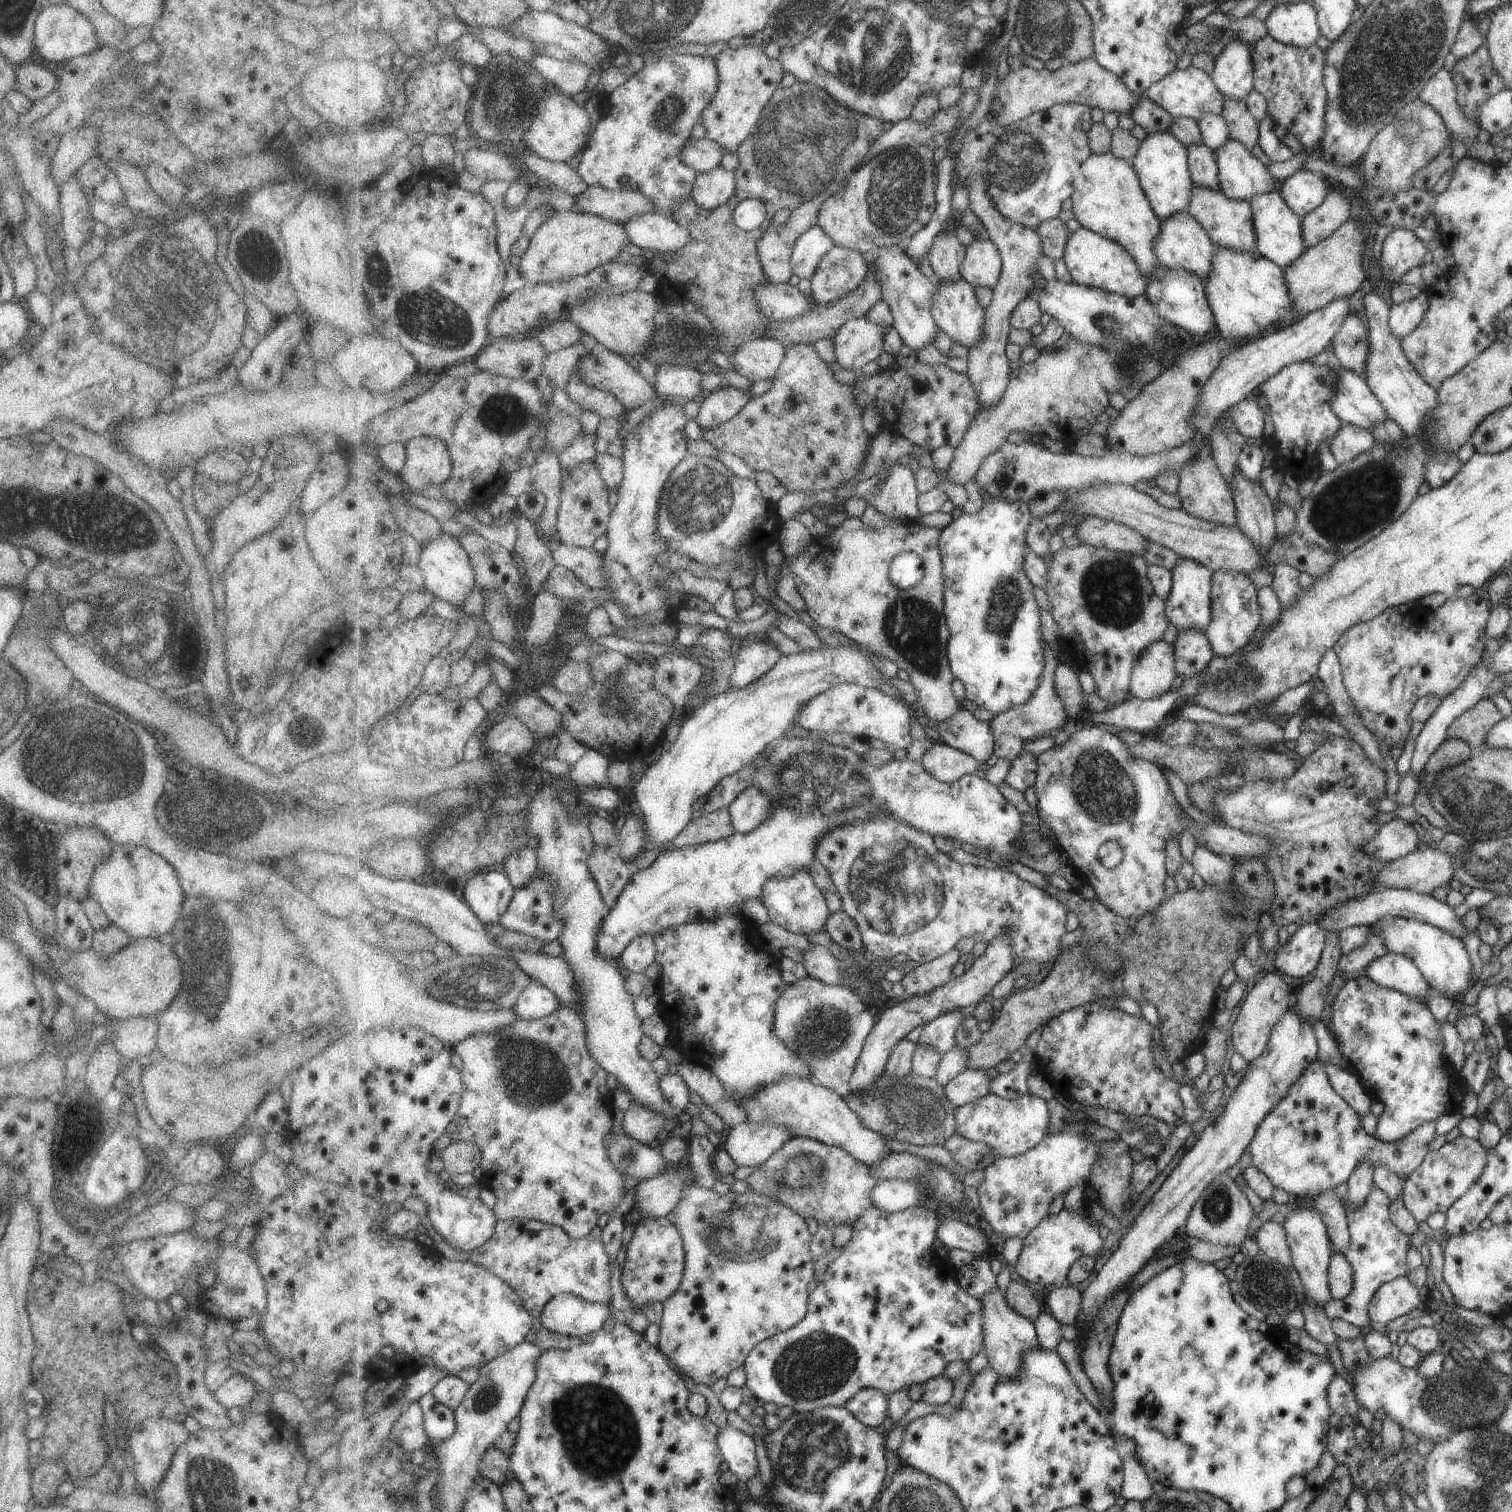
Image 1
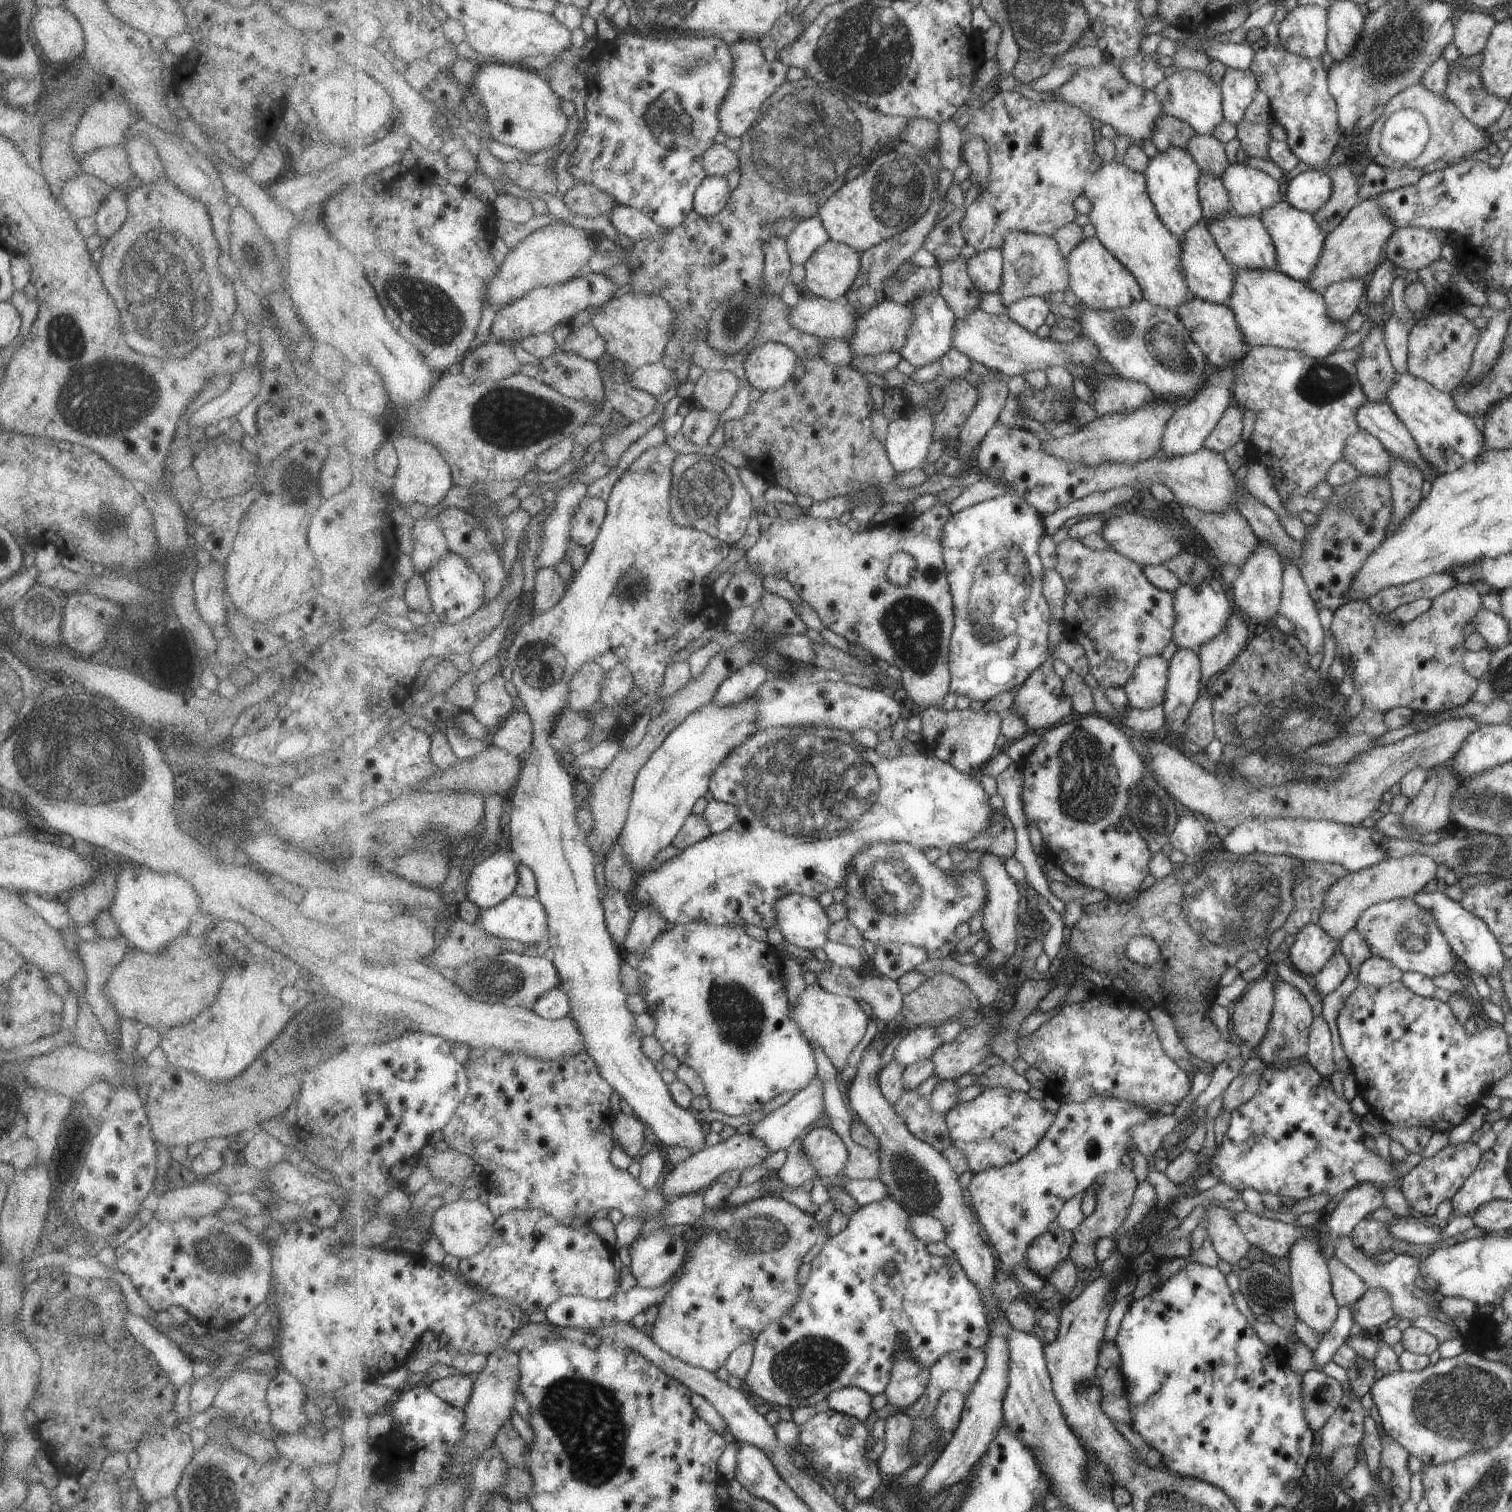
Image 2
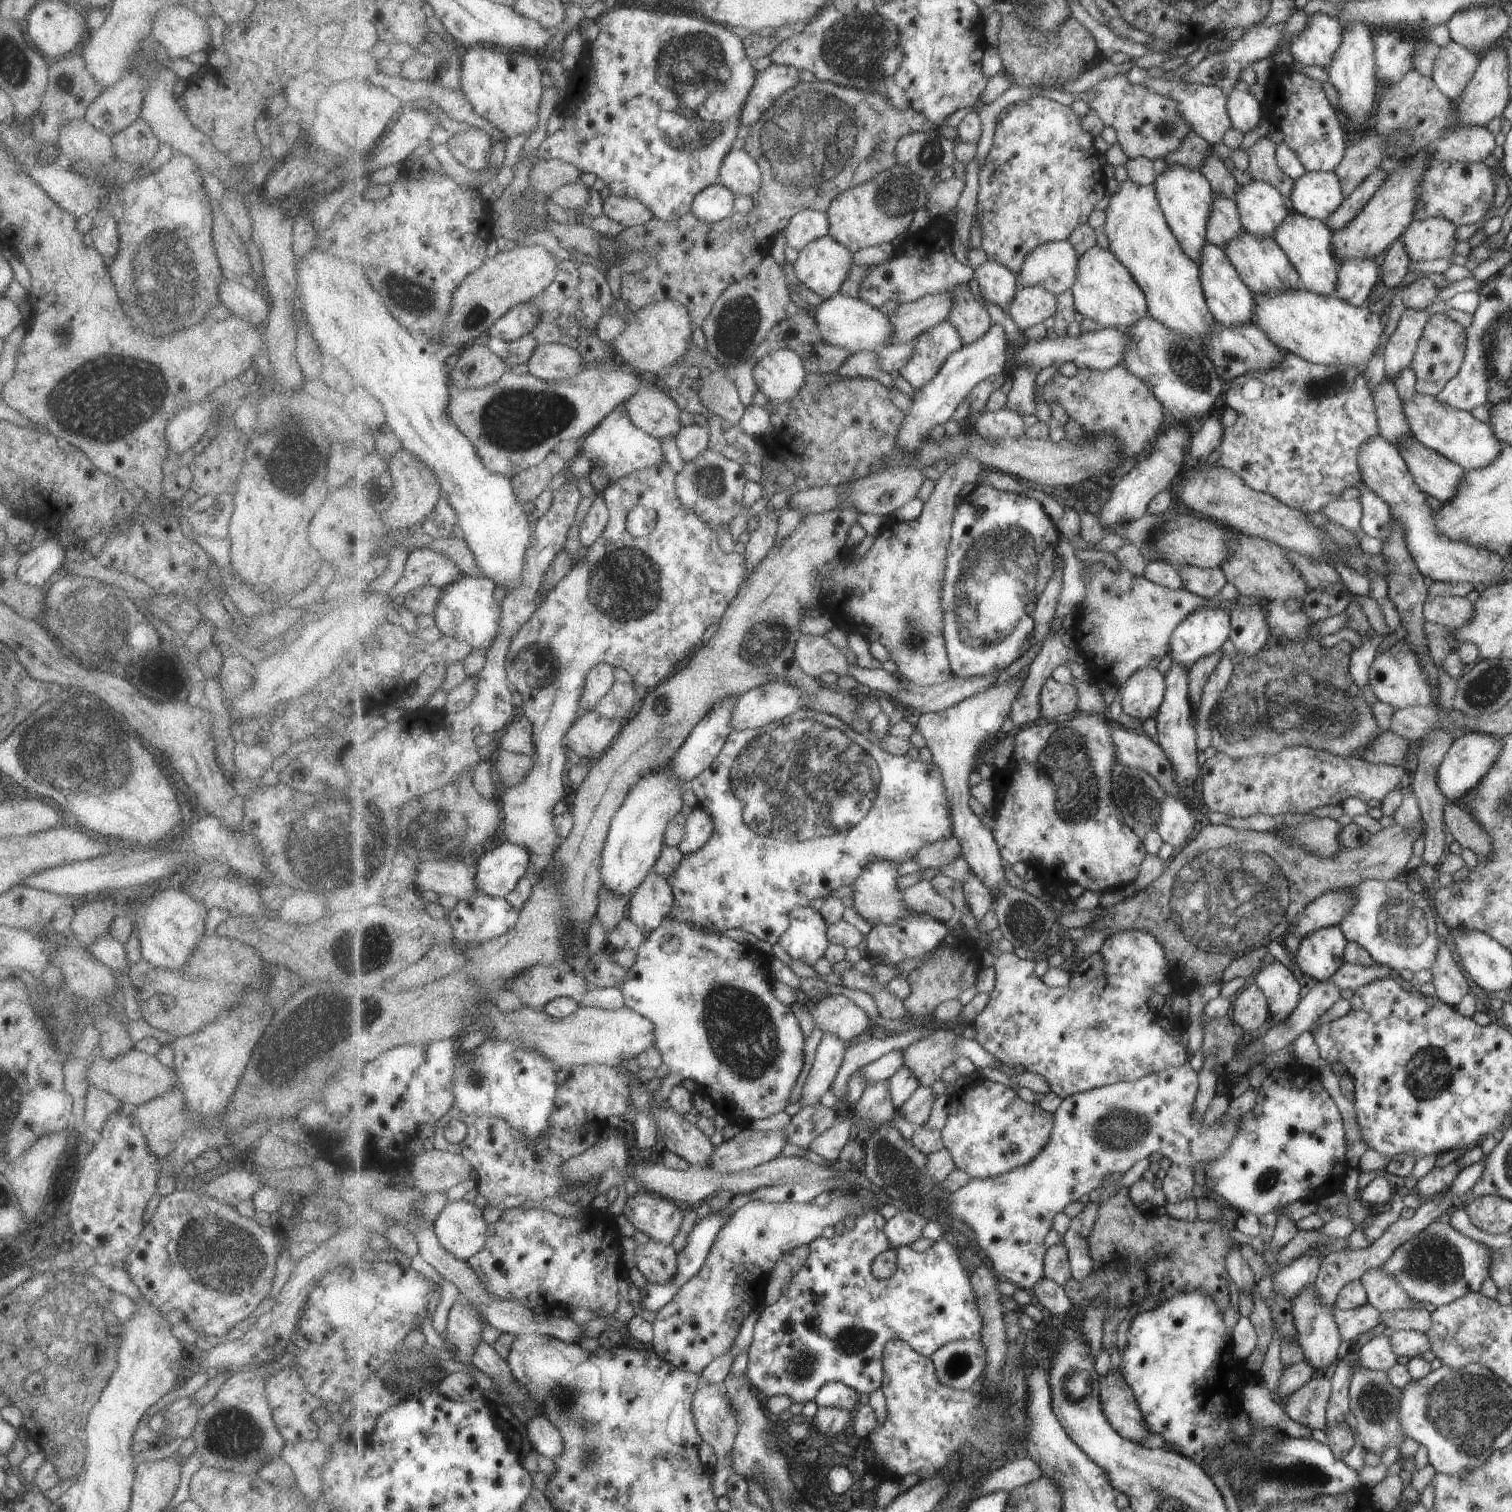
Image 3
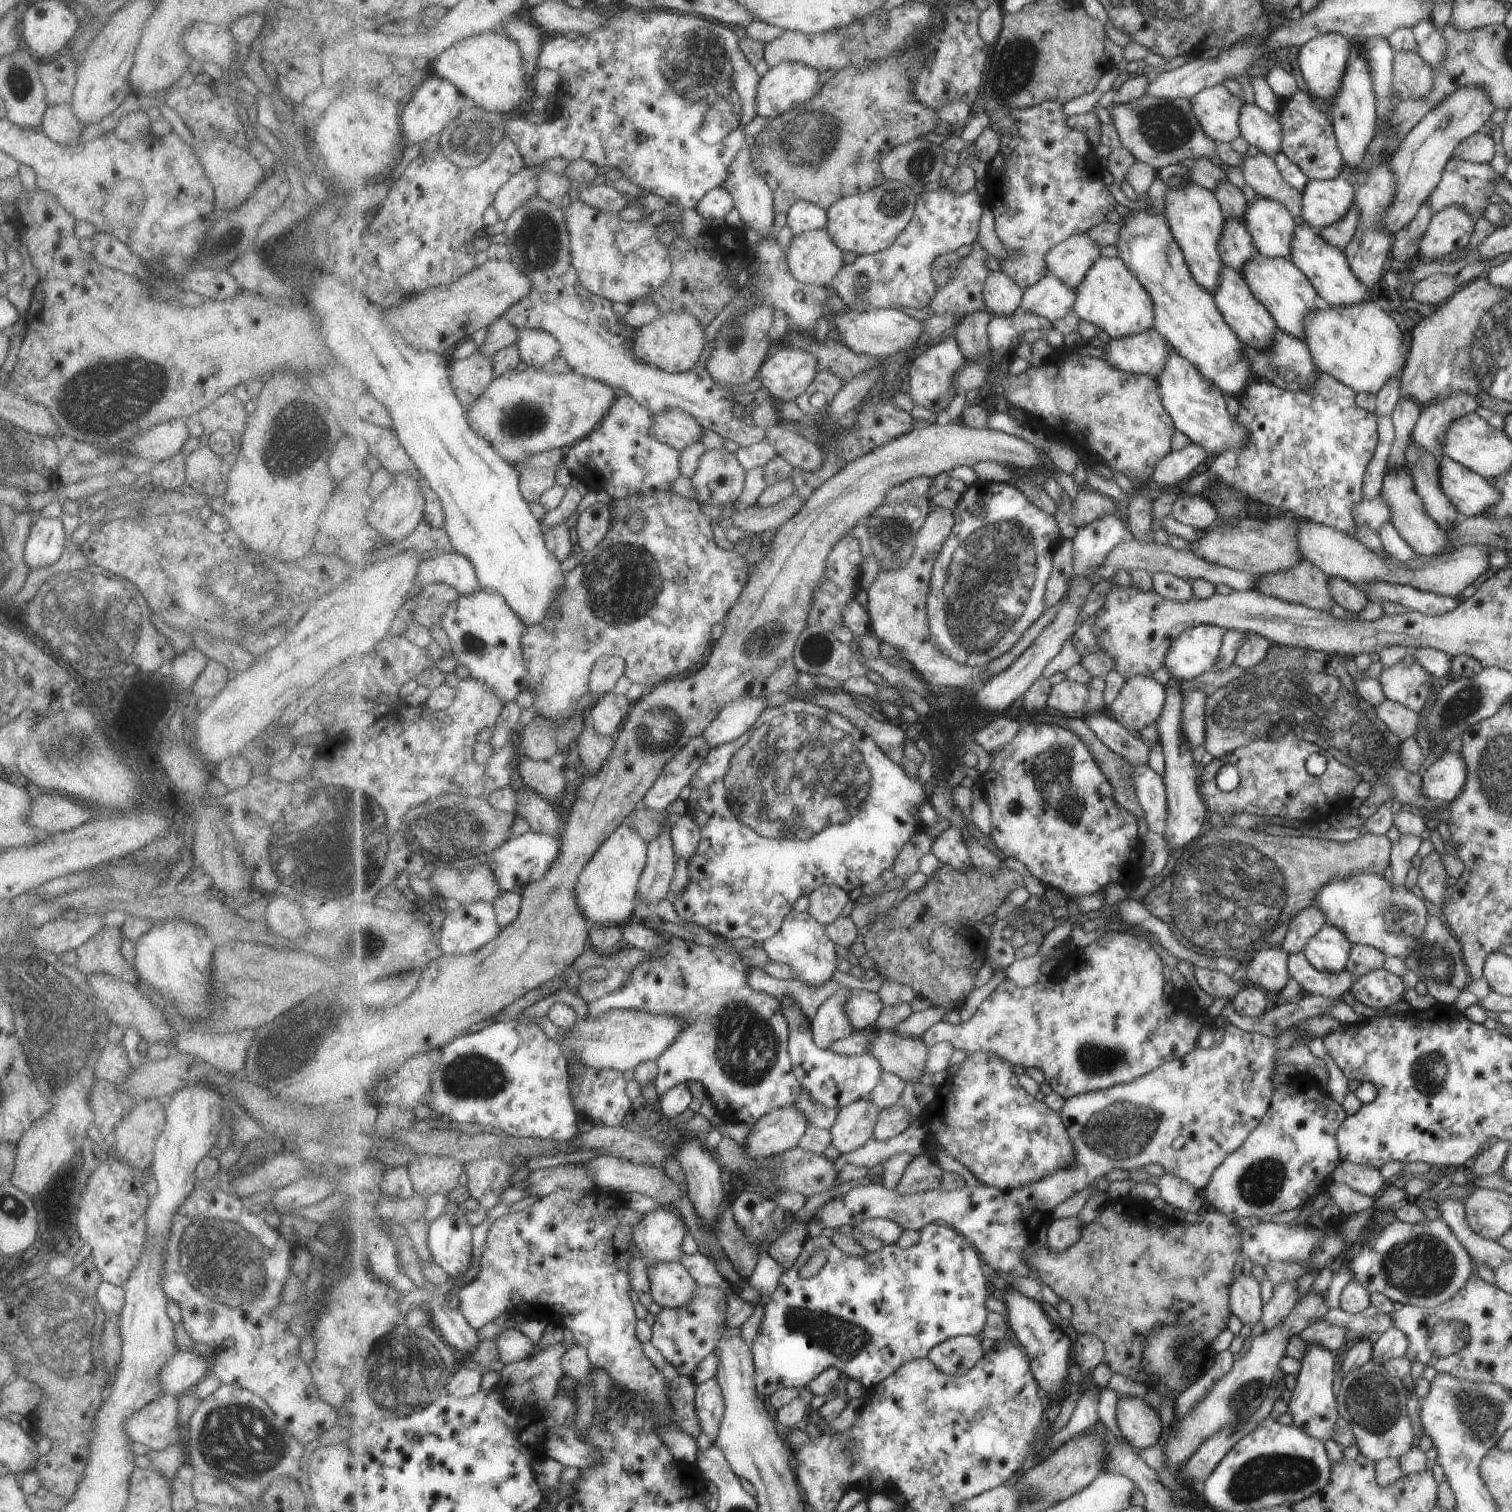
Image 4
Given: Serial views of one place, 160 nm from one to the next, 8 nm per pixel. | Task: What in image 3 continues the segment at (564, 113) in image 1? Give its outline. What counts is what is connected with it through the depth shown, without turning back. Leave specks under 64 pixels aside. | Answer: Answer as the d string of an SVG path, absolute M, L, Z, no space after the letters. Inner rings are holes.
M474 45L463 49L461 55L460 83L472 108L482 118L503 129L509 137L526 134L530 138L540 124L540 106L545 90L544 74L535 54Z

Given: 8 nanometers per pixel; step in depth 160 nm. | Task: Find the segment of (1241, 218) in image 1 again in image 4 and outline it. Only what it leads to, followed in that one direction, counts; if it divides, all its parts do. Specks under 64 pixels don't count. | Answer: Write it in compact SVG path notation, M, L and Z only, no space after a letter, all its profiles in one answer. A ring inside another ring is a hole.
M1256 252L1244 263L1242 274L1246 282L1248 282L1253 295L1273 315L1277 328L1302 341L1305 337L1305 320L1309 314L1320 308L1327 309L1330 307L1326 302L1320 300L1312 281L1290 258L1268 258Z

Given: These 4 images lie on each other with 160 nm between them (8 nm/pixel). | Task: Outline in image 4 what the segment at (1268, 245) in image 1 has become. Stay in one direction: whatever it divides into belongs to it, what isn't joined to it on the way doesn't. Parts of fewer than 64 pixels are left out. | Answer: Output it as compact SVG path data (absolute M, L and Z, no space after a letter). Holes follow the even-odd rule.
M1302 221L1296 224L1290 259L1312 281L1320 300L1330 307L1345 307L1368 299L1374 300L1369 288L1354 274L1343 249L1331 245L1317 230Z

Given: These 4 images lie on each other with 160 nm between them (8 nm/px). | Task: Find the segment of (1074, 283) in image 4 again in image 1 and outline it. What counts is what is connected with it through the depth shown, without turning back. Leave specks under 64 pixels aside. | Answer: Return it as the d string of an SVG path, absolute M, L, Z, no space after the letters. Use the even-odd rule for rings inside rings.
M976 175L971 179L968 188L971 190L973 212L986 226L990 238L1001 248L1005 267L1001 281L995 288L994 302L986 309L987 323L985 324L985 338L970 350L968 356L968 373L973 377L973 383L981 396L981 409L991 409L1001 403L1005 398L1008 387L1013 379L1012 366L1006 348L1010 346L1009 338L1013 329L1012 319L1018 305L1034 290L1036 285L1032 272L1038 271L1038 258L1045 254L1044 241L1041 234L1032 227L1022 223L1014 223L1004 216L989 193L988 181L982 175Z

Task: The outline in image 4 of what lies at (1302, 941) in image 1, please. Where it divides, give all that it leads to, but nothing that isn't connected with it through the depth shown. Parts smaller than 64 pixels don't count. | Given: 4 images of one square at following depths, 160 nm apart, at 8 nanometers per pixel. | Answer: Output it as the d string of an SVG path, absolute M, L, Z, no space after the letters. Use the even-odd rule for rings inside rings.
M1326 923L1306 943L1303 952L1314 968L1322 972L1344 971L1353 945L1341 929Z

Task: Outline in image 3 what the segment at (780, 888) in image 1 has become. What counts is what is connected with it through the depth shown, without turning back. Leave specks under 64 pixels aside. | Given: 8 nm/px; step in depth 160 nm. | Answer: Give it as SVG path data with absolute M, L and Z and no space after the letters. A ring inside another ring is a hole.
M812 906L796 907L781 946L793 958L801 957L810 966L826 956L830 948L829 924L820 911Z

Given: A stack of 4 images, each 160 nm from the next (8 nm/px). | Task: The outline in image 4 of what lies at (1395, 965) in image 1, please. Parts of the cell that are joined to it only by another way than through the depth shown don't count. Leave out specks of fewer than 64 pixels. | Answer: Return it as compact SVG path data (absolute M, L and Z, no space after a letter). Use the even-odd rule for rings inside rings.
M1304 952L1289 955L1289 973L1300 984L1303 994L1338 999L1348 994L1356 977L1347 970L1337 973L1319 971L1310 964Z

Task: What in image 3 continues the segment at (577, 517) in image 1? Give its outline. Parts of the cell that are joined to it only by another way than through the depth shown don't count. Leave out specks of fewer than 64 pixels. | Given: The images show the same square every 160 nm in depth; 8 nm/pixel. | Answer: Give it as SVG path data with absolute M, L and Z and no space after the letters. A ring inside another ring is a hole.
M600 494L594 501L580 528L580 538L588 549L604 534L611 519L608 501Z

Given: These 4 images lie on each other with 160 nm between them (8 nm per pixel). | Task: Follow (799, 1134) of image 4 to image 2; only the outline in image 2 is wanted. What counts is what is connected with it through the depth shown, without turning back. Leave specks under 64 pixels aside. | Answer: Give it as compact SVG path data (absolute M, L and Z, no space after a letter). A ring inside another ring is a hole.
M736 1133L731 1139L723 1140L713 1147L706 1147L696 1152L692 1158L670 1168L661 1189L669 1199L672 1199L670 1202L673 1202L682 1196L704 1191L716 1183L725 1172L746 1170L746 1168L754 1168L756 1164L761 1165L771 1154L769 1146L761 1138L752 1133Z

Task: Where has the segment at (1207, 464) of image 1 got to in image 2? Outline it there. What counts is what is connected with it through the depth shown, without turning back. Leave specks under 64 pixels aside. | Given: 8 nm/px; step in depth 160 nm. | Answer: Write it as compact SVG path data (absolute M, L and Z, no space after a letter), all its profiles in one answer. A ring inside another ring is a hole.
M1186 505L1181 508L1182 518L1188 520L1194 529L1197 528L1203 541L1218 558L1219 569L1230 564L1242 568L1244 562L1260 547L1259 537L1253 531L1252 525L1237 508L1230 507L1228 512L1223 513L1209 513Z

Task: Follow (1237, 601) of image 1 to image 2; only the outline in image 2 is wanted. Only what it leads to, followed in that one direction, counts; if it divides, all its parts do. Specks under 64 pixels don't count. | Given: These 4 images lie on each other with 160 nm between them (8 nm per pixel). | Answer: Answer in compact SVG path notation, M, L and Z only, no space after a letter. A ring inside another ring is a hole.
M1234 610L1222 634L1200 646L1201 686L1224 671L1248 644L1248 620Z

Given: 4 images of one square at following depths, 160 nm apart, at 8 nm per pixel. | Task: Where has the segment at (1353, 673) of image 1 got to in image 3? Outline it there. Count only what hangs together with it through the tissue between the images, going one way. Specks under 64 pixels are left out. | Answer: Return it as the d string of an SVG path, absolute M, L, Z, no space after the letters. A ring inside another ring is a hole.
M1396 650L1394 654L1389 651L1376 654L1369 668L1371 693L1377 696L1378 701L1395 706L1396 709L1404 708L1406 705L1428 707L1432 700L1432 688L1425 673L1425 666L1421 664L1421 658L1415 652L1404 650Z

